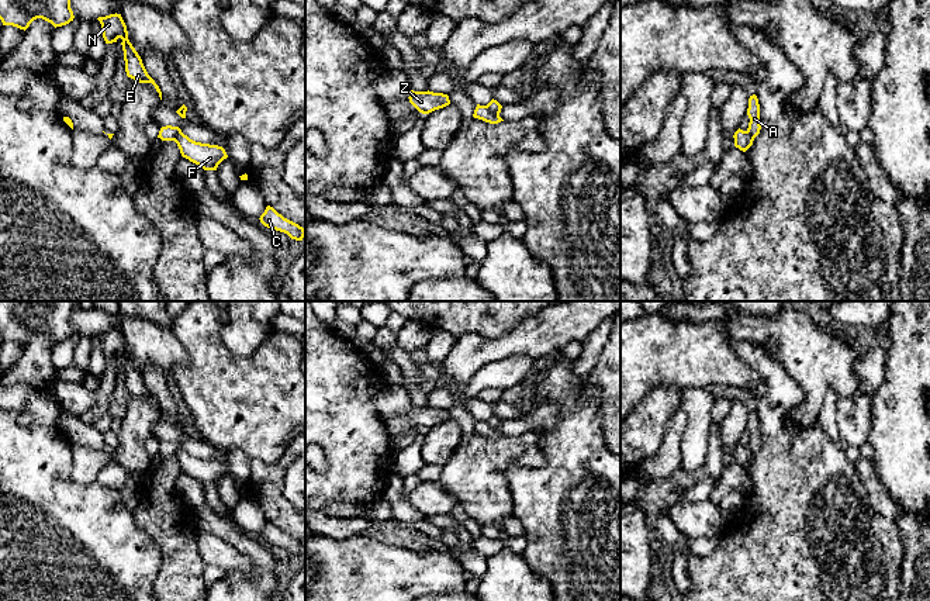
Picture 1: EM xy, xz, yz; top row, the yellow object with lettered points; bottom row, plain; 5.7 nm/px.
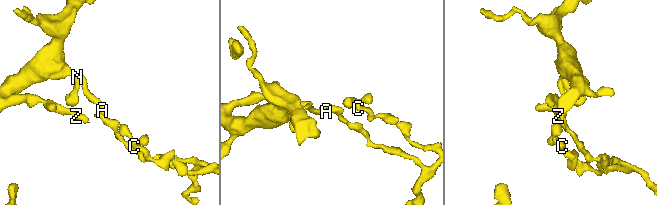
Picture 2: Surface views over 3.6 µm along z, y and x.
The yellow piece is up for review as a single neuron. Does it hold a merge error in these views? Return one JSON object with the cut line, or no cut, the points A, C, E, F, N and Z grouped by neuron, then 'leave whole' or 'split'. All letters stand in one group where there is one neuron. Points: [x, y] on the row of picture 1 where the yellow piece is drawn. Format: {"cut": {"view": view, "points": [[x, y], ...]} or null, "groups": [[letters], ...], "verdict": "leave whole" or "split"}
{"cut": {"view": "xz", "points": [[487, 104], [498, 116]]}, "groups": [["A", "E", "N", "Z"], ["C", "F"]], "verdict": "split"}

